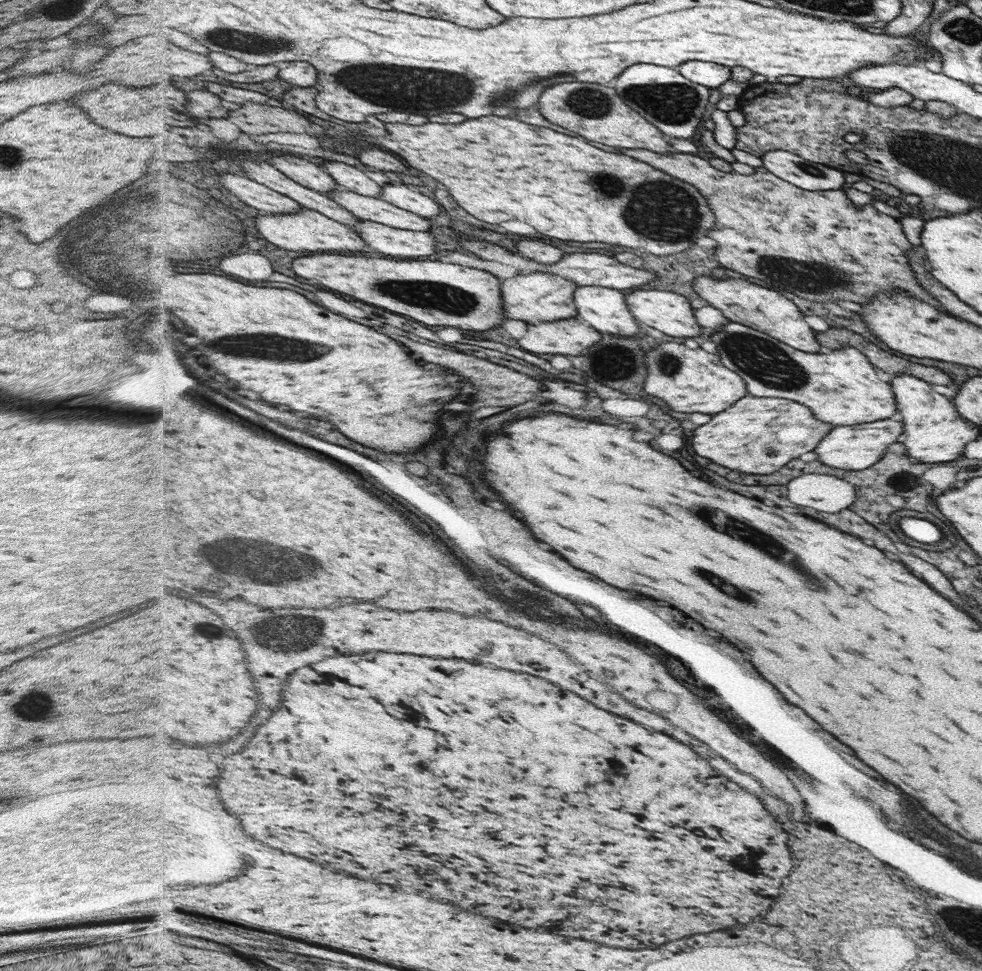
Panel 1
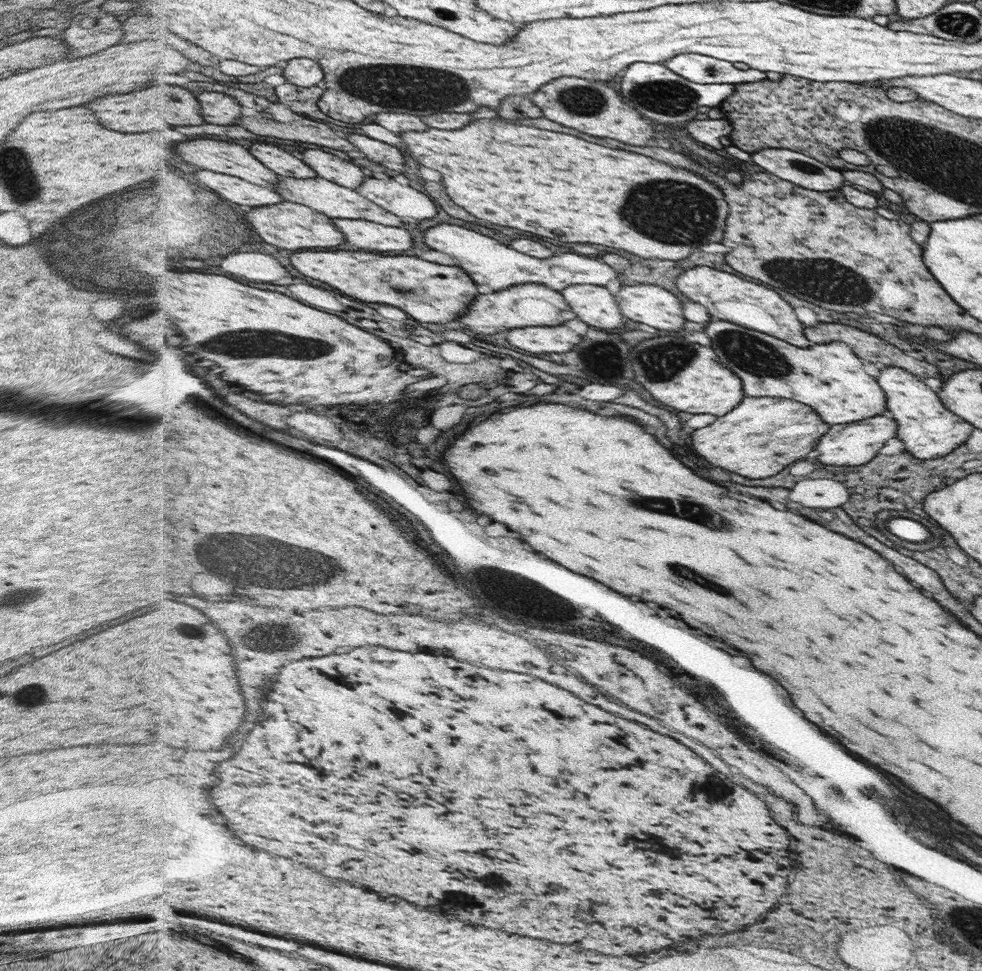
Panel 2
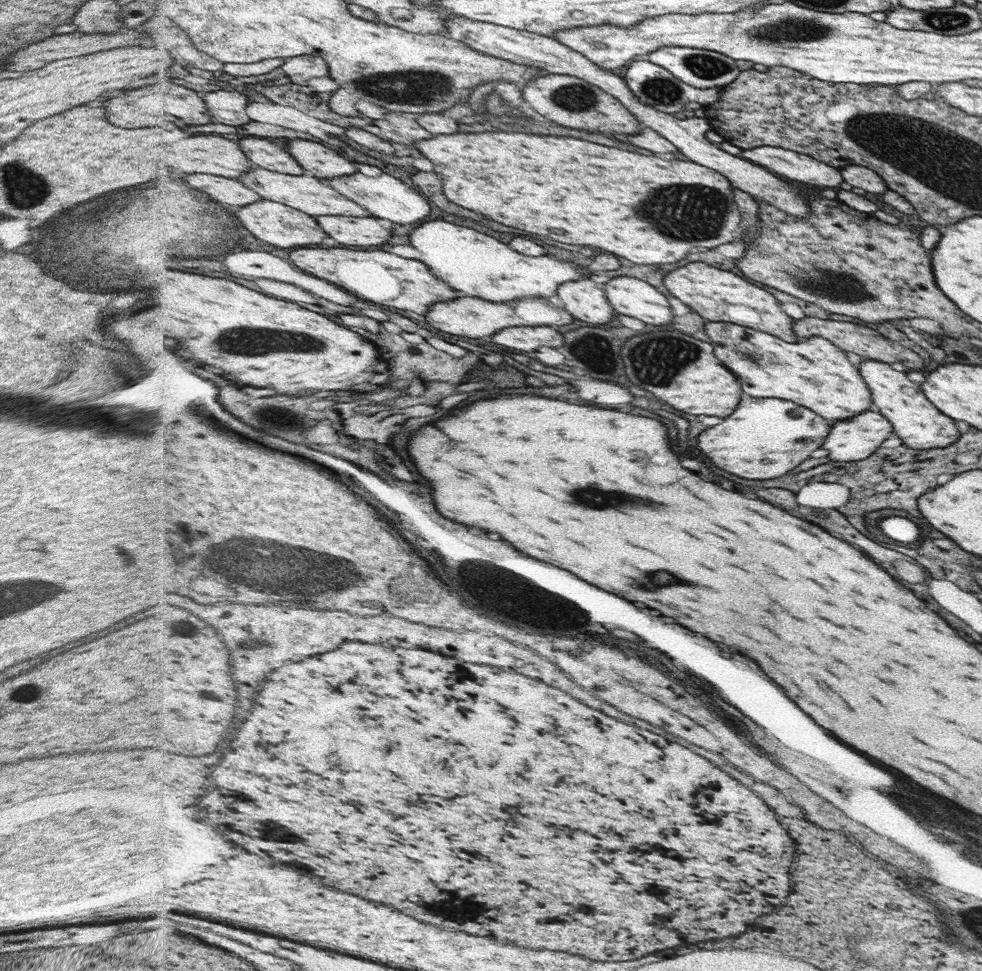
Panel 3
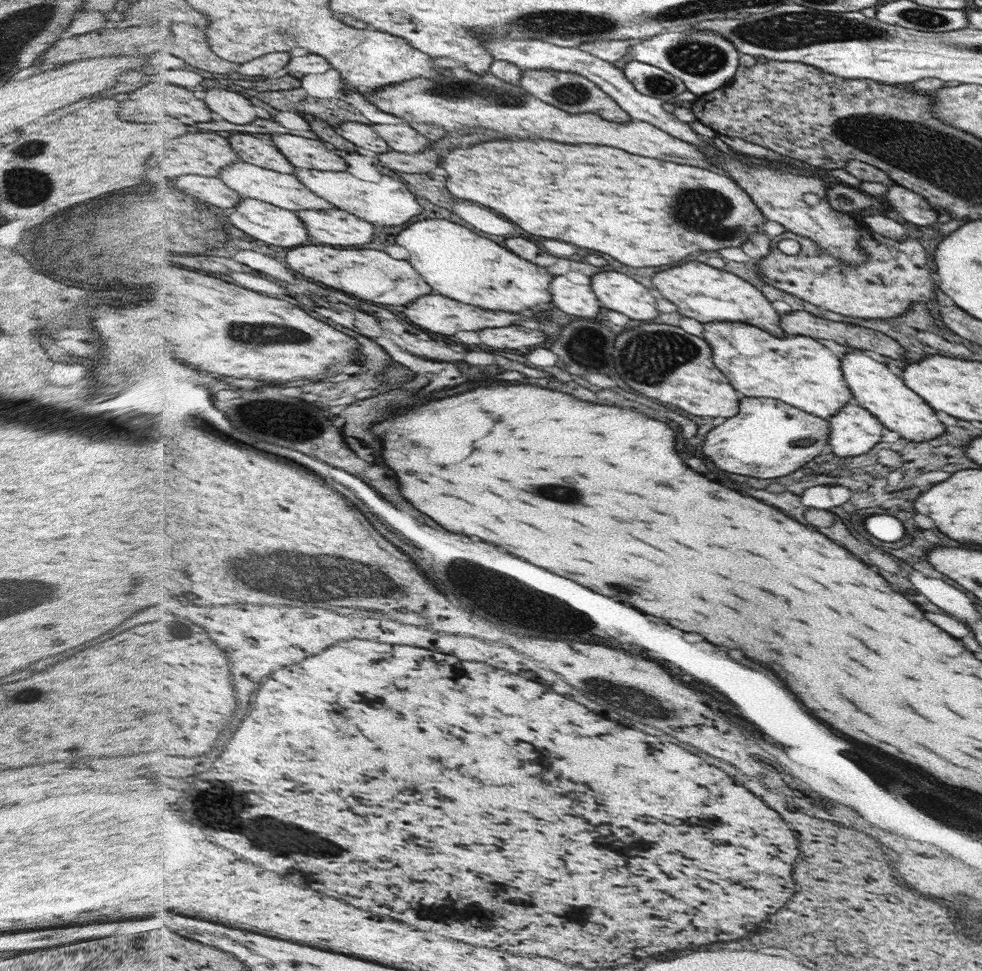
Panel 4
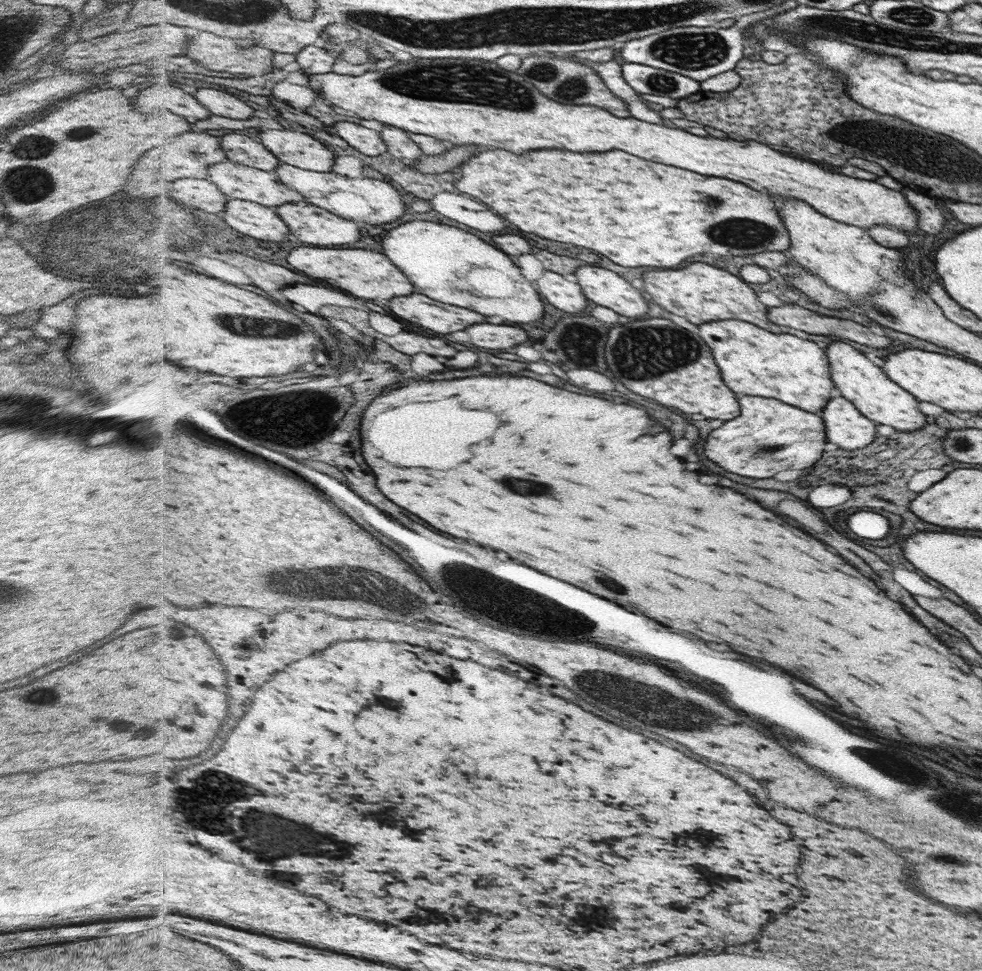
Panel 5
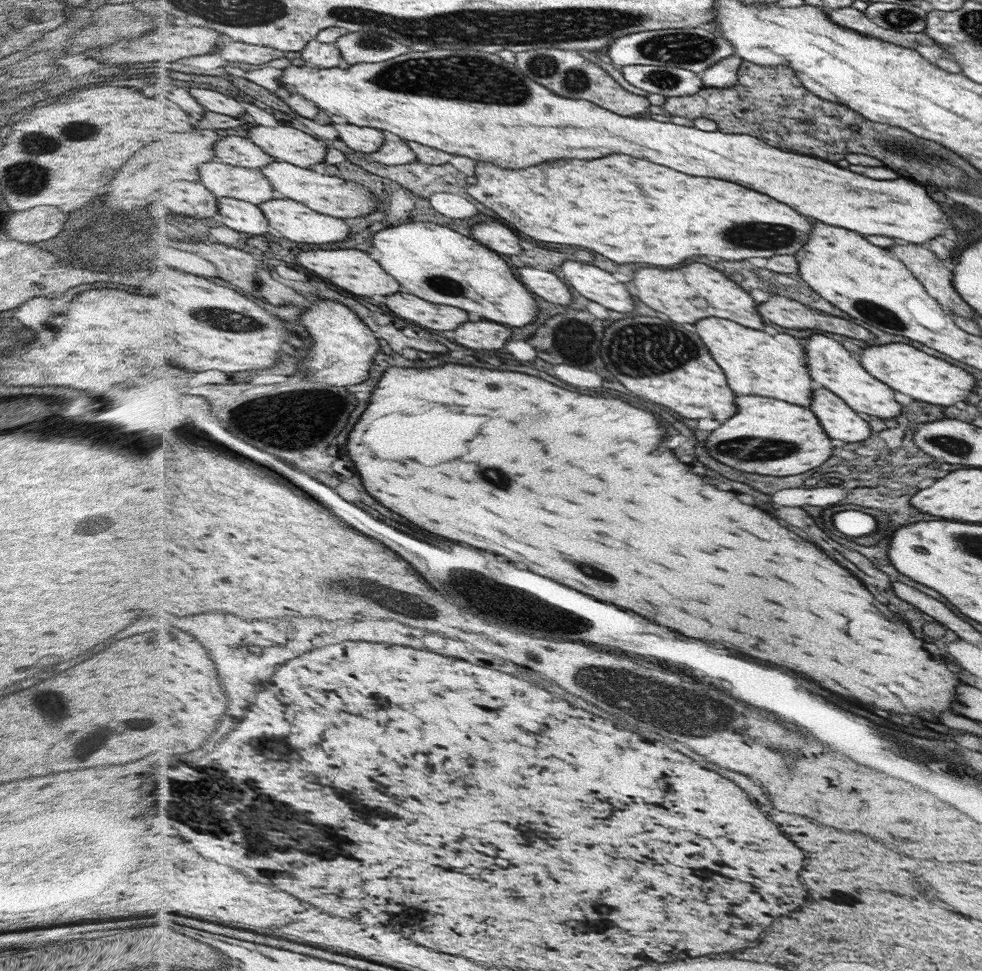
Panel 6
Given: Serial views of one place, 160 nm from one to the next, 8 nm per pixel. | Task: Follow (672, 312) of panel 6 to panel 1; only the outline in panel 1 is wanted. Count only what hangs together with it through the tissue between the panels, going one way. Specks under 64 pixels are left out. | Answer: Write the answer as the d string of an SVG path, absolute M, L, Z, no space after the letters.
M698 275L694 282L694 290L700 298L708 304L718 308L728 320L736 320L737 324L748 325L749 328L758 329L760 332L773 336L783 344L788 344L802 352L822 353L822 348L817 341L816 332L804 320L805 314L800 312L798 306L782 294L757 283L746 282L744 279L715 279L710 275Z

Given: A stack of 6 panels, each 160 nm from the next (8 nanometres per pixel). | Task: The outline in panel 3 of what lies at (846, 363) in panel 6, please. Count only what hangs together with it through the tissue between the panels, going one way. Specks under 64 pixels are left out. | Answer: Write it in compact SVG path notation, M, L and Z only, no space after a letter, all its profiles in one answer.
M868 360L858 366L862 372L862 380L870 384L870 392L874 392L874 406L894 424L894 432L902 439L904 446L914 450L932 450L931 448L944 448L954 444L960 437L960 428L954 426L952 418L942 414L938 408L930 404L930 400L918 386L911 382L904 372L892 370L887 362Z

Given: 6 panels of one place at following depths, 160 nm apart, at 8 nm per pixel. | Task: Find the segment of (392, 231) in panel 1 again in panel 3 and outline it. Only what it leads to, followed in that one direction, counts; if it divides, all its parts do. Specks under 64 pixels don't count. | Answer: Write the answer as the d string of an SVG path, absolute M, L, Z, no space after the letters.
M317 217L329 236L346 246L380 246L392 240L392 230L384 228L378 218Z

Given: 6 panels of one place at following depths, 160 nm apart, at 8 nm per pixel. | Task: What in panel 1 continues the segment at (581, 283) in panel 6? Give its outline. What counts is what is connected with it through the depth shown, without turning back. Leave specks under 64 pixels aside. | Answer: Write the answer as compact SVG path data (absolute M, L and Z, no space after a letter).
M636 290L626 296L637 322L656 328L668 336L692 338L700 334L688 298L668 290Z

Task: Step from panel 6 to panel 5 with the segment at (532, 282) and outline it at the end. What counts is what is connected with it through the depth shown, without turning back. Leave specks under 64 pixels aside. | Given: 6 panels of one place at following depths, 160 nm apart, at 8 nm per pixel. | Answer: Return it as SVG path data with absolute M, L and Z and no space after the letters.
M544 272L534 284L538 284L538 288L542 288L542 296L546 296L546 300L552 306L556 306L564 312L576 314L586 308L586 298L584 298L580 286L576 282L564 280L556 272Z

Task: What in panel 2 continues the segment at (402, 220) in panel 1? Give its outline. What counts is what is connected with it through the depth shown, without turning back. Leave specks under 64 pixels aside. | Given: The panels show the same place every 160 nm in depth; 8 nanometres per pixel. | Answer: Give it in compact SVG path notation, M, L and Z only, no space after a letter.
M282 177L281 183L277 188L286 201L296 202L310 206L318 212L323 212L333 219L356 218L356 220L378 220L380 224L387 224L393 227L404 226L406 222L402 222L399 216L392 214L385 208L380 208L378 204L374 204L373 200L368 200L358 189L351 189L341 184L332 182L324 177L299 179L296 177Z

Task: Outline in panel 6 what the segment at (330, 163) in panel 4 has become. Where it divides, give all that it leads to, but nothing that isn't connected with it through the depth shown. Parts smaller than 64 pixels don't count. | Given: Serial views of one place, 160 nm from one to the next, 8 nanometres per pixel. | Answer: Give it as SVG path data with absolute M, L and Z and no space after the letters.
M280 125L278 128L257 126L251 130L252 140L258 146L262 146L278 160L291 162L296 166L310 169L314 164L322 164L332 151L328 152L324 142L292 126Z

